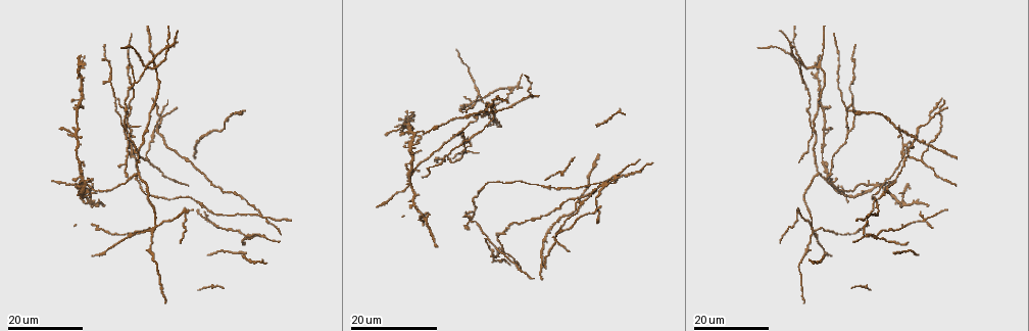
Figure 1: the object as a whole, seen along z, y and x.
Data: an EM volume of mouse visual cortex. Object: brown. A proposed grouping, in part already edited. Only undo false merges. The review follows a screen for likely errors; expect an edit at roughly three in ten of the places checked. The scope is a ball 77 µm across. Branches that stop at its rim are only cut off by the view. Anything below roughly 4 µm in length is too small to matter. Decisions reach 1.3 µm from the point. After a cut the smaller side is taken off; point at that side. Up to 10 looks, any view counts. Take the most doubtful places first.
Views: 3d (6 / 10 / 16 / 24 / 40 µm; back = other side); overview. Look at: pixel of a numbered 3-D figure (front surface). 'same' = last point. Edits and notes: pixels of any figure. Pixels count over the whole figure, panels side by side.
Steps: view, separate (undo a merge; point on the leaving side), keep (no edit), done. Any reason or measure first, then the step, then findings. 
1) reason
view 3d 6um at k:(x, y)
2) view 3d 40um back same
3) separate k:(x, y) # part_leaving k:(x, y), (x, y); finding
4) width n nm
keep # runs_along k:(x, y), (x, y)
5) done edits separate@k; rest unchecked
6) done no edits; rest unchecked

a fork
view 3d 24um at 1:(127, 176)

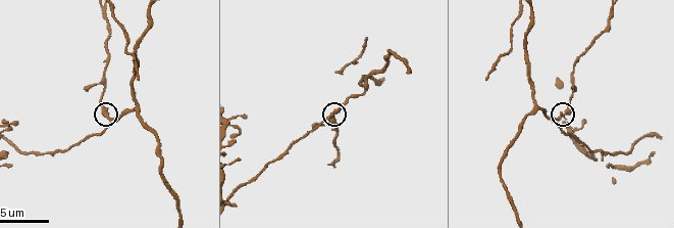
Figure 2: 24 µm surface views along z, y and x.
view 3d 10um at 2:(110, 118)

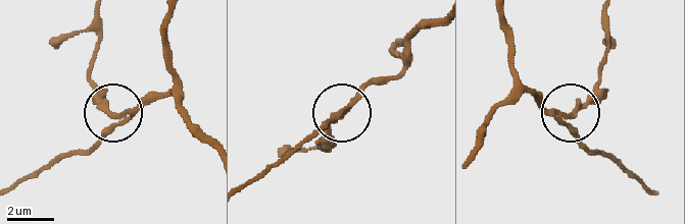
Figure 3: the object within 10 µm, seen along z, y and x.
keep # runs_along 3:(652, 190), (586, 144), (573, 125), (571, 114), (602, 69); one neuron here

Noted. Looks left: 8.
two arms in line, one across
view 3d 24um at 1:(901, 201)

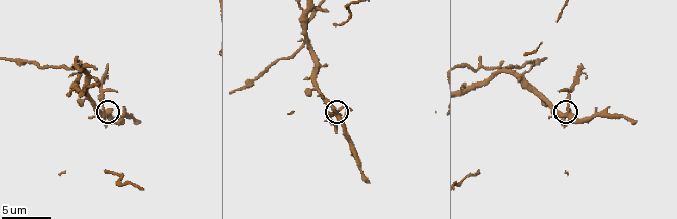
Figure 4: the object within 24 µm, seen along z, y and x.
view 3d 6um at 4:(106, 109)

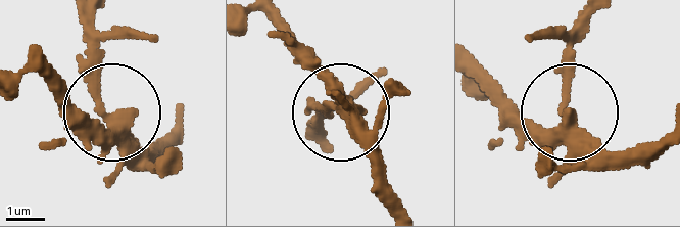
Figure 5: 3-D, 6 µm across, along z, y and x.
width 290 nm
separate 5:(98, 51) # part_leaving 5:(101, 103), (94, 19); a second neuron is stuck on

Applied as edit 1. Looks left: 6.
side arm on a straight run
view 3d 24um at 1:(125, 137)

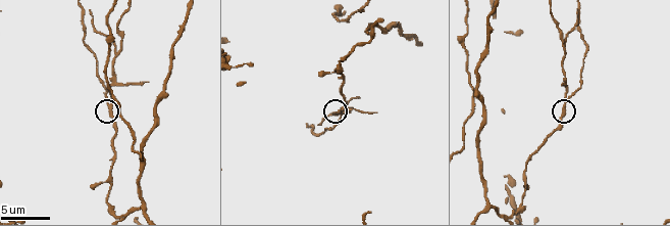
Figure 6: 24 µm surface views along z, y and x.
view 3d 6um at 6:(108, 105)

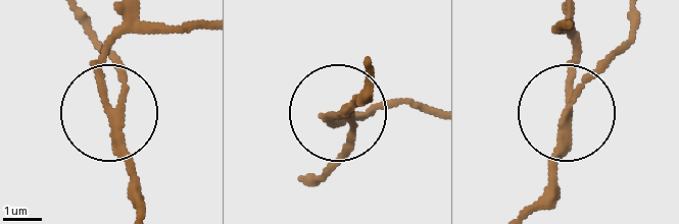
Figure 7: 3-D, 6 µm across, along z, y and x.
side_arm 32 um
separate 7:(104, 75) # two neurons meet here

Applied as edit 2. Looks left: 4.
three arms meet
view 3d 16um at 1:(155, 69)

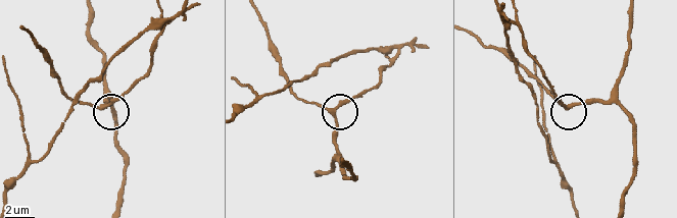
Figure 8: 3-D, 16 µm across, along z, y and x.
view 3d 6um at 8:(568, 105)

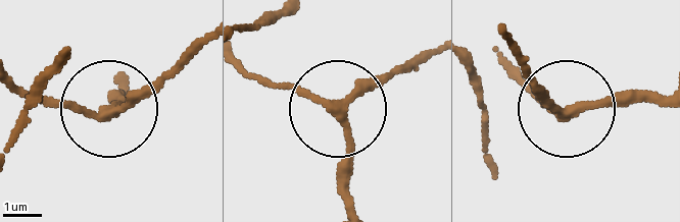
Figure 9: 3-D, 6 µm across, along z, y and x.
keep # continuous, no second neuron

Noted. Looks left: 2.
thin arm on a thick one
view 3d 24um at 1:(76, 134)

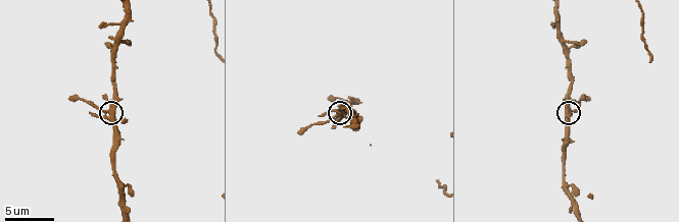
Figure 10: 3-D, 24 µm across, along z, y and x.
view 3d 6um at 10:(335, 115)

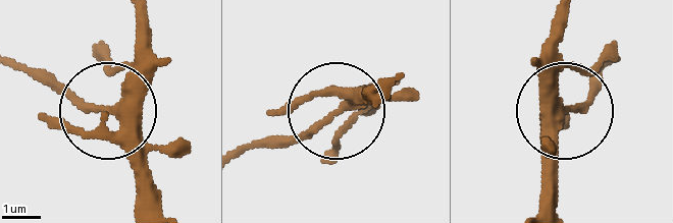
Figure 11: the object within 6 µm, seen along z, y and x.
keep # runs_along 11:(139, 208), (128, 130), (44, 74); all the same neuron

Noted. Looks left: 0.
done edits separate@5, separate@7; rest unchecked

